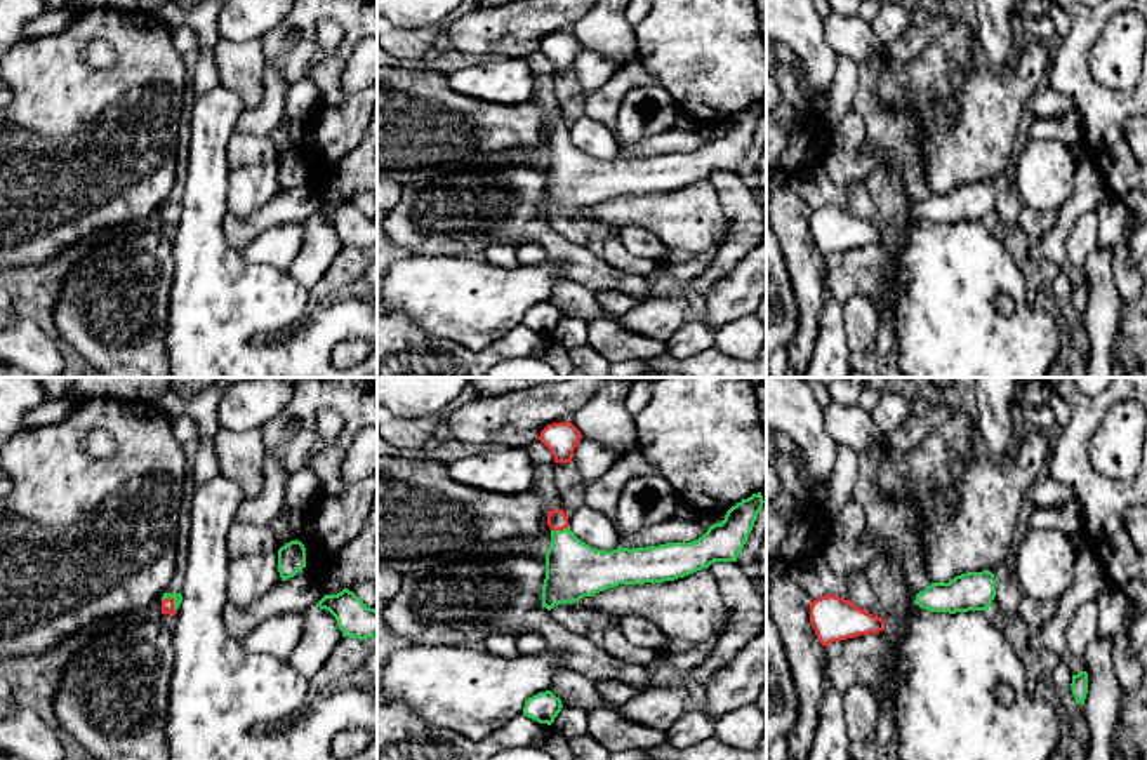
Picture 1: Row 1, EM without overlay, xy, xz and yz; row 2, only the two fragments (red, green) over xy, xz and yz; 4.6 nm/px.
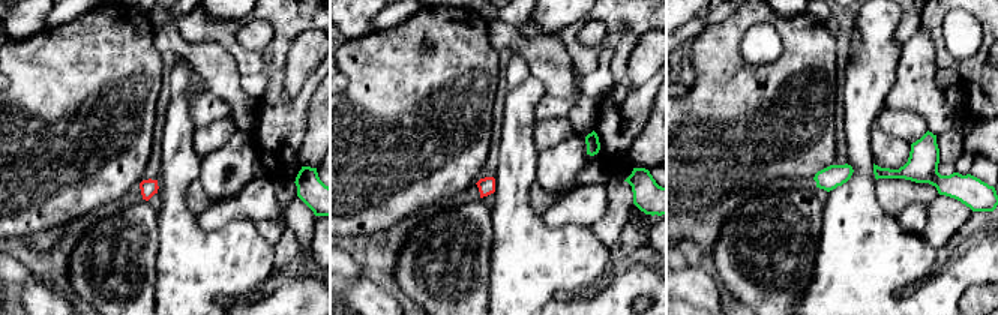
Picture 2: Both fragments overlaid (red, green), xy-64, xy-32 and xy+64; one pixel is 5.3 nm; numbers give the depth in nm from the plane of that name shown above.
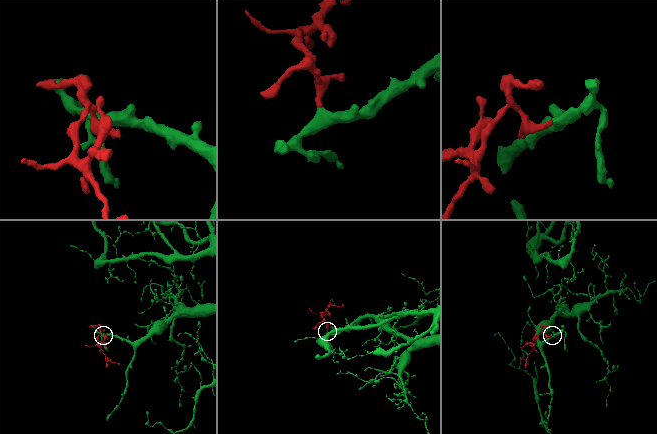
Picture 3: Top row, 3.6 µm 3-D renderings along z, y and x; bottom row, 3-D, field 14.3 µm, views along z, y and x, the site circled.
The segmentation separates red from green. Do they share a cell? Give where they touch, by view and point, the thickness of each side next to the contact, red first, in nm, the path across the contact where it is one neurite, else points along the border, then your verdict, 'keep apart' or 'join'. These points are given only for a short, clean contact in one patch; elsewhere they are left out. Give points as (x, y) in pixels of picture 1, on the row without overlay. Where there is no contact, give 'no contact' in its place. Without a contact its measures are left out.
contact xz (558, 140); calibres 90 and 260 nm; way xz (556, 129), (558, 140), (567, 169), (574, 180); join

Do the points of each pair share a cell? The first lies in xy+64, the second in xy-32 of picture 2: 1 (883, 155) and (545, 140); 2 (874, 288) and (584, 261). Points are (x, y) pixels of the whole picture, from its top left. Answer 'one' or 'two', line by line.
1: two
2: one

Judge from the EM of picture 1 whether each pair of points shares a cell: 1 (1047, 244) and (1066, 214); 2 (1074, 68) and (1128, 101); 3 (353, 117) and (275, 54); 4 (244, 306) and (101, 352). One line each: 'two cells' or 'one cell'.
1: one cell
2: one cell
3: one cell
4: two cells

